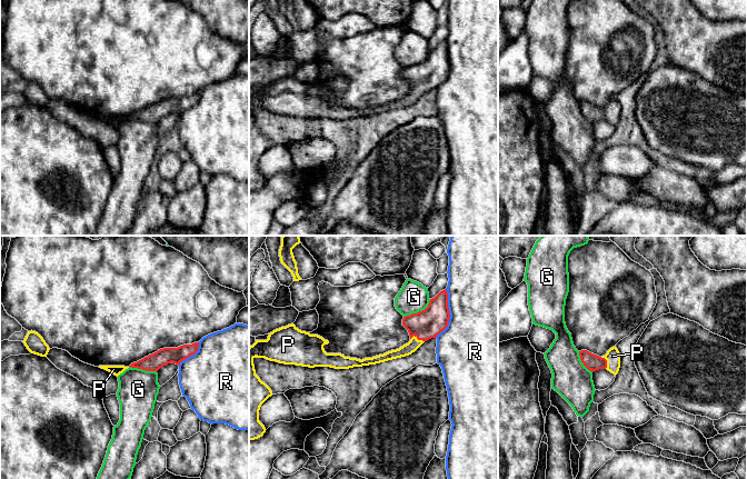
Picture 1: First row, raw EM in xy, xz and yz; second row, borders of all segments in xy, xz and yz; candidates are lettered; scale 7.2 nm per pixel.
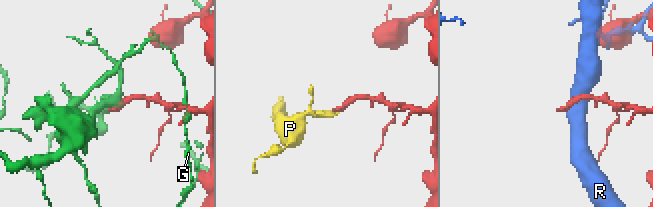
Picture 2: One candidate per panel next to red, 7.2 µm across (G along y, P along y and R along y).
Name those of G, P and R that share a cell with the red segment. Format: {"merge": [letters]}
{"merge": ["P"]}

